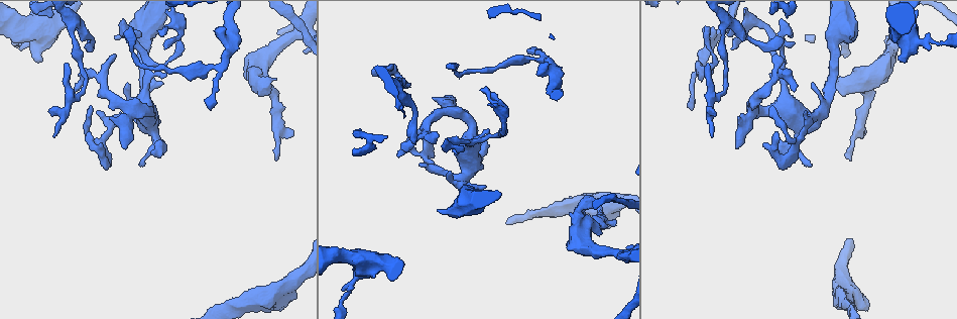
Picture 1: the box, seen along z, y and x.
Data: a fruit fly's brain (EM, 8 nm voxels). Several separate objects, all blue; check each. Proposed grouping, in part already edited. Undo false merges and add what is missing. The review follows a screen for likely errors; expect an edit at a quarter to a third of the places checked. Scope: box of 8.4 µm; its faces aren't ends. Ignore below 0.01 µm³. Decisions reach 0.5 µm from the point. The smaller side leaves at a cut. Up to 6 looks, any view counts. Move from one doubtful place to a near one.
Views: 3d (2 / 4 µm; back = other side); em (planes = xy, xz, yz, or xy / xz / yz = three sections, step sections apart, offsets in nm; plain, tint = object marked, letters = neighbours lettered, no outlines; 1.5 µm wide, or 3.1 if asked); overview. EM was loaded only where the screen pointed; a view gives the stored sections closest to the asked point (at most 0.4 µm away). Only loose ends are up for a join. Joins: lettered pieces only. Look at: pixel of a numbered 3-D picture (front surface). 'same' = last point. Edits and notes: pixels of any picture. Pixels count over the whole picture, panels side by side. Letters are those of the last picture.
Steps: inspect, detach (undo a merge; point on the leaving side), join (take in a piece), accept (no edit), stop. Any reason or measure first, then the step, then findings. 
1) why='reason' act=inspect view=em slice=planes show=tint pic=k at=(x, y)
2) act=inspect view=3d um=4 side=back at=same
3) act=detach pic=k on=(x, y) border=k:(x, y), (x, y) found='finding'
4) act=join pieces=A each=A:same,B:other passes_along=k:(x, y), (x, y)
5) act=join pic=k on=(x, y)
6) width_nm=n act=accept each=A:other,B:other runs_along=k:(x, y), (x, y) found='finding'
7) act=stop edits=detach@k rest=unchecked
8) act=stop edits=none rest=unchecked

why='abrupt turn' act=inspect view=em slice=xy step=4 show=letters pic=1 at=(782, 36)

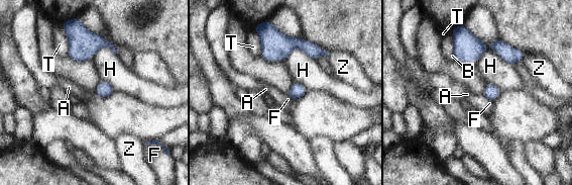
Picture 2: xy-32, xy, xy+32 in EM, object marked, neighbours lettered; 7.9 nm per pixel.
act=accept each=A:other,B:other,F:other,H:other,T:other,Z:other border=2:(62, 23), (68, 43), (68, 58) found='continuous, no second cell'

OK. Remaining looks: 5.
why='branch stops here' act=inspect view=em slice=planes show=letters pic=1 at=(39, 59)

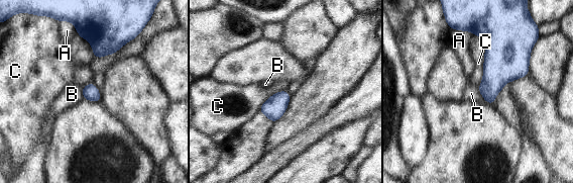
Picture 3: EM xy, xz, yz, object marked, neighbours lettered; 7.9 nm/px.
longest_contact=C:420nm act=accept each=A:other,B:other,C:other found='no lettered piece goes on from it'

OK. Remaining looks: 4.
why='thin end' act=inspect view=em slice=yz step=4 show=letters pic=1 at=(375, 74)

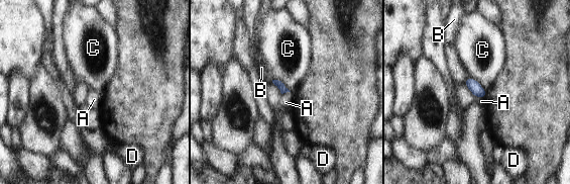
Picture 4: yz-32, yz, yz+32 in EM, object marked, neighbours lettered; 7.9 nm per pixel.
act=inspect view=em slice=planes show=letters at=same

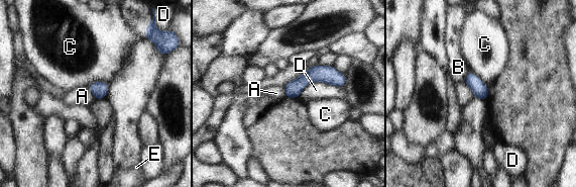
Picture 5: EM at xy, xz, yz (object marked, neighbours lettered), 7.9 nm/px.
act=accept each=A:other,B:other,C:other,D:other,E:other border=5:(342, 87), (311, 82), (297, 97) found='none of them fits'

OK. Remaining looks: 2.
act=stop edits=none rest=unchecked

